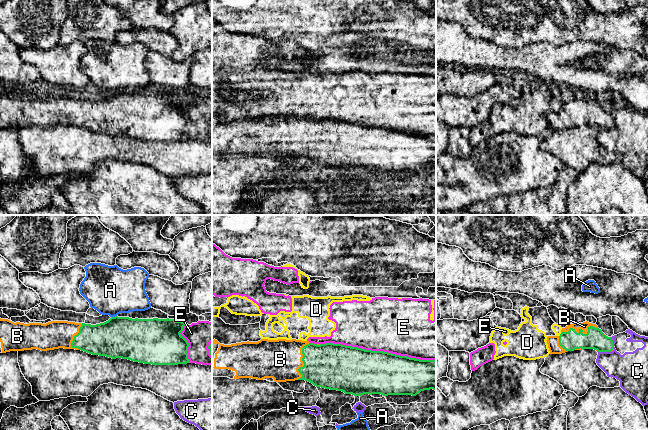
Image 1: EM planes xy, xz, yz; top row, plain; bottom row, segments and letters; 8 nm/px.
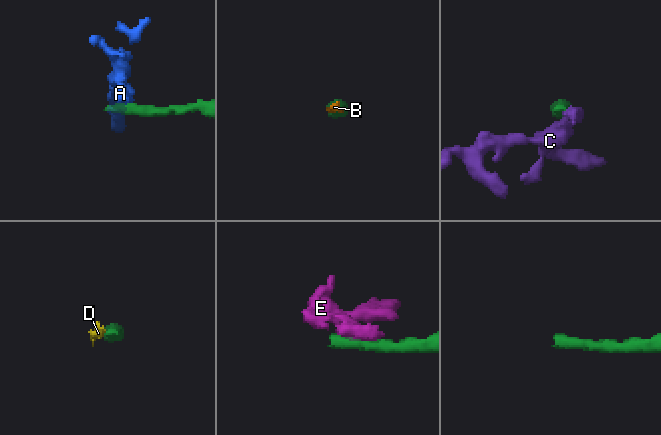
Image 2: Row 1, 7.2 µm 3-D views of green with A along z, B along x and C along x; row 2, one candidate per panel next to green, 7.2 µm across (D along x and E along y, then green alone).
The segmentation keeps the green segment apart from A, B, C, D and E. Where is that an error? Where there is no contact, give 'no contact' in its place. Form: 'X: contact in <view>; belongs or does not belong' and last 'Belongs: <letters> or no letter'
A: contact in xy; does not belong
B: contact in yz; belongs
C: contact in yz; does not belong
D: contact in yz; does not belong
E: contact in xz; does not belong
Belongs: B

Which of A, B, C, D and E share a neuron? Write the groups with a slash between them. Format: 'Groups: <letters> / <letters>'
Groups: A / B / C / D E

